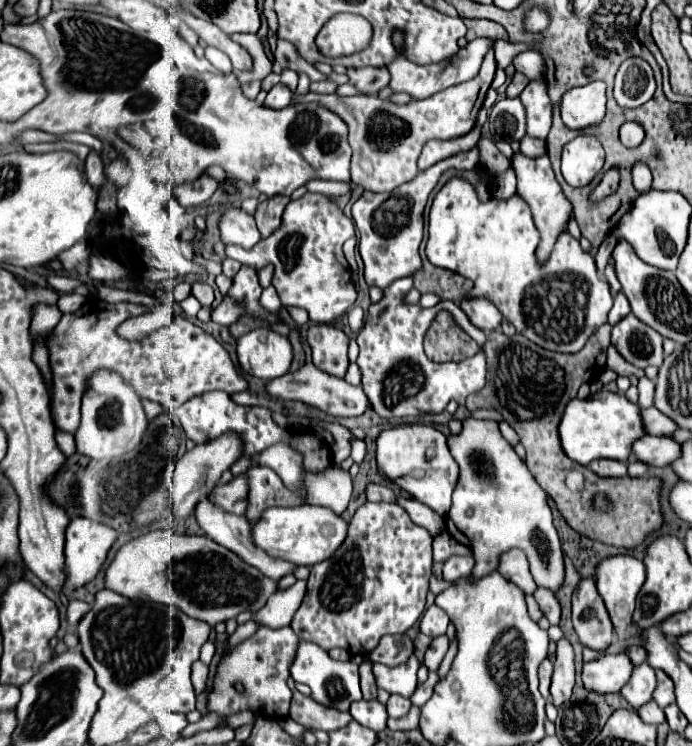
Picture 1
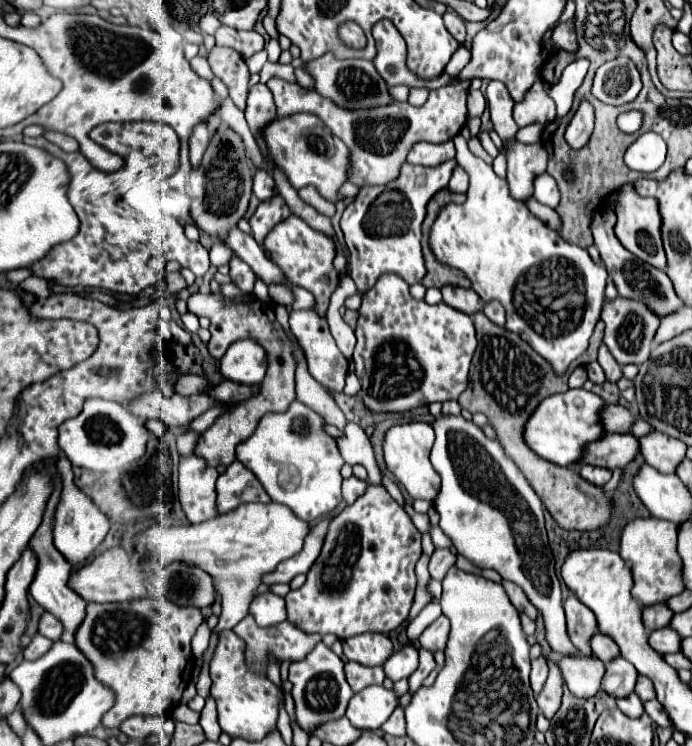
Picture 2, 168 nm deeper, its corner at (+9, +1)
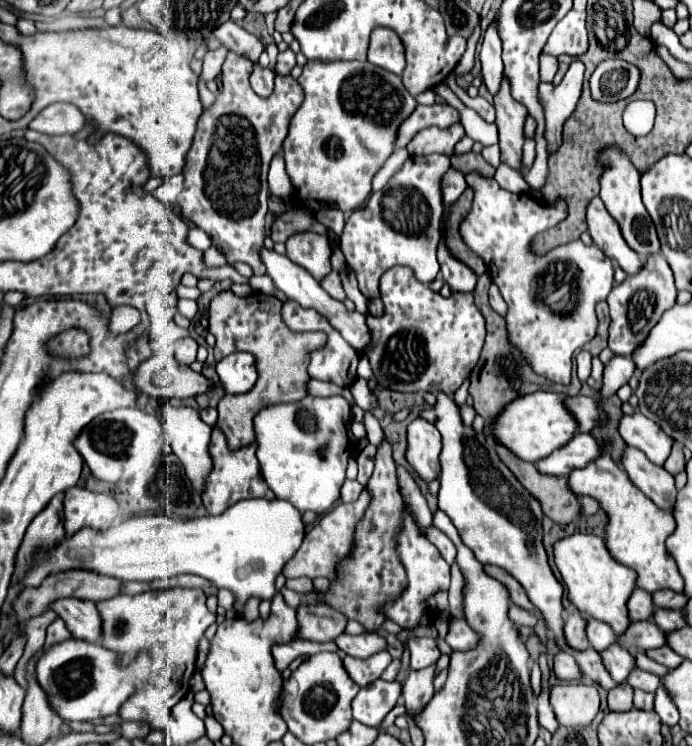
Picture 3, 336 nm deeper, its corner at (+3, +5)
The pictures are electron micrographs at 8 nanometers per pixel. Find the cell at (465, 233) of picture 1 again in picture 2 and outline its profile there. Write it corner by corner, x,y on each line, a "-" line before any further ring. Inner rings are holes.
457,134
453,142
457,148
455,160
469,174
467,202
447,204
439,210
429,232
429,248
439,262
461,270
485,304
491,300
501,302
507,312
505,328
529,342
529,346
549,360
557,372
565,372
567,366
587,350
593,328
601,316
607,272
589,258
587,250
563,240
555,230
531,214
523,202
513,200
507,182
499,178
489,164
469,152
467,140
461,134

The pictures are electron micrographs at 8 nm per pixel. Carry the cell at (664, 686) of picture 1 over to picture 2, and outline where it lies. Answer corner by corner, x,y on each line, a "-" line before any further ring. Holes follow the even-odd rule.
639,676
639,678
637,678
635,694
637,694
643,702
657,698
657,694
653,694
653,682
649,682
649,678
645,678
645,676

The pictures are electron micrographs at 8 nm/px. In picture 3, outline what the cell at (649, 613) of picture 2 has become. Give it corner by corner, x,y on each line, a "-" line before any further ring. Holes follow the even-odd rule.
633,590
631,598
627,600
627,610
629,610
629,618
631,620
651,620
653,616
653,600
651,600
651,594
647,594
645,590

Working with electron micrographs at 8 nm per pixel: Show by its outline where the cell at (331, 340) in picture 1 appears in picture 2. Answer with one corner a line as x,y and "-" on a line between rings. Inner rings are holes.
299,310
299,312
291,312
289,314
289,326
291,332
297,336
301,348
305,350
305,358
309,364
309,372
311,376
323,384
329,390
337,390
341,392
345,386
345,376
347,376
347,360
341,354
341,350
335,344
335,338
329,332
329,324
325,318
319,318
317,314
313,314
313,310

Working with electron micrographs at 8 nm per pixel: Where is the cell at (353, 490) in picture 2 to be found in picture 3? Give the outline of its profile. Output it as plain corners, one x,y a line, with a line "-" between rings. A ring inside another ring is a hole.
345,480
345,484
341,486
341,502
353,502
355,498
359,498
363,486
357,480

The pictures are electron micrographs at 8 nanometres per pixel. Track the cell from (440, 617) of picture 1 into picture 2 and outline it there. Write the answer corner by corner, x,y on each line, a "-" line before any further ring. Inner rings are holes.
439,616
433,624
429,624
423,630
423,634
419,636
419,642
429,652
437,652
437,650
443,650
445,648
447,634
449,634
449,620
445,616

